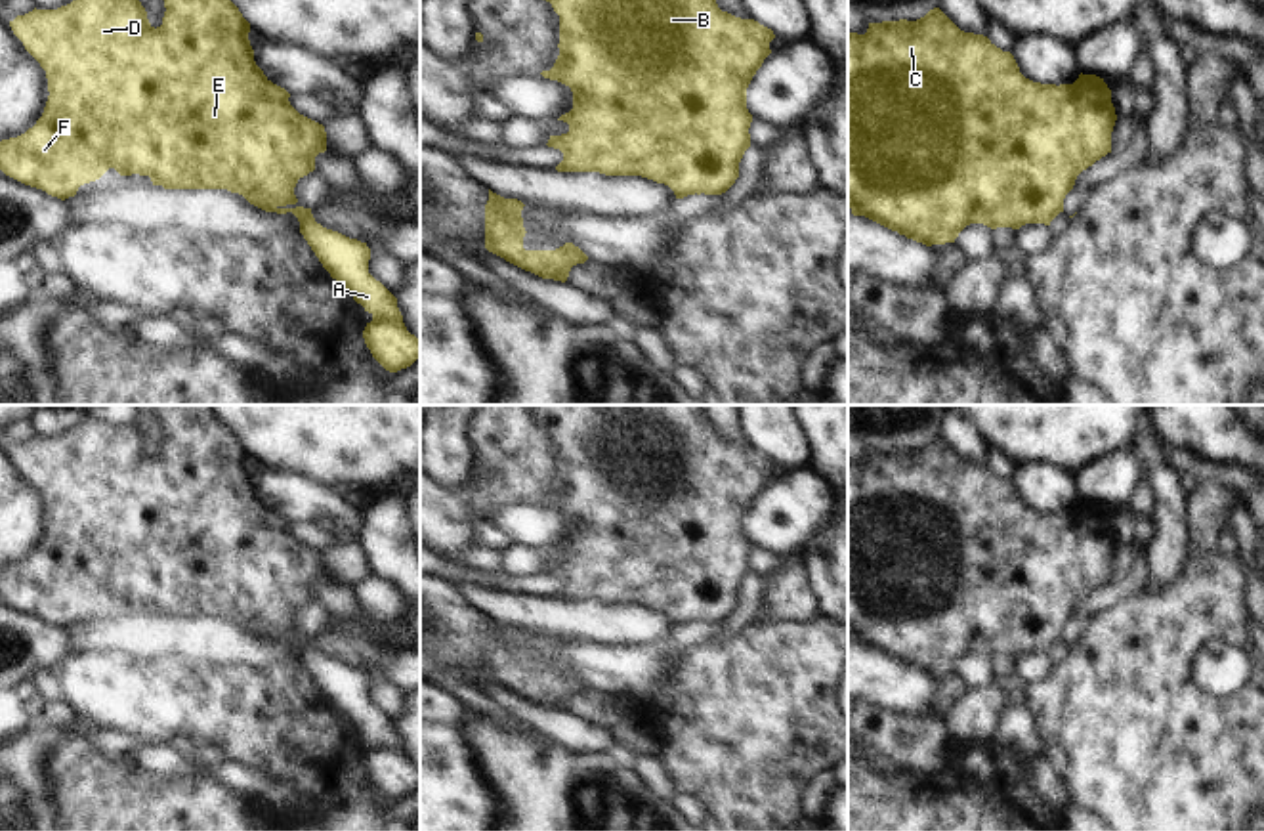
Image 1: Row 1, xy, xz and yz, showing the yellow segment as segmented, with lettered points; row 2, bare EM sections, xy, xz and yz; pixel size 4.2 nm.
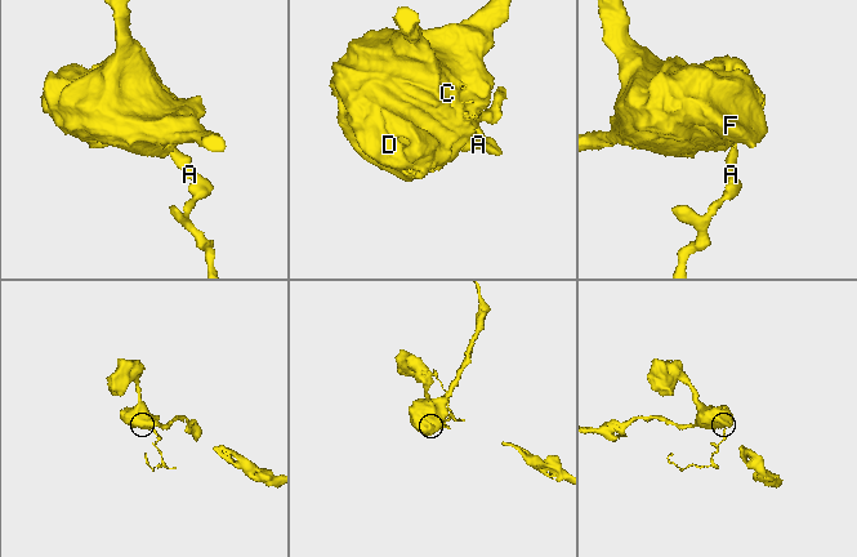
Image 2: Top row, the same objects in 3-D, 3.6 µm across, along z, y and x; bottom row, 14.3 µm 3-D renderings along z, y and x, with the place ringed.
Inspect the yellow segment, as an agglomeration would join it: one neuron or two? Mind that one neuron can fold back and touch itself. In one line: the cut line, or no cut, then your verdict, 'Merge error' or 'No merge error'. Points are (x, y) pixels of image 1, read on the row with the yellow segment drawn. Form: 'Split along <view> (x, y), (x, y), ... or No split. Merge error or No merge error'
Split along xy (279, 209), (272, 211). Merge error

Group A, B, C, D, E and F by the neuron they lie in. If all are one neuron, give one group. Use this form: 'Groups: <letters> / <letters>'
Groups: A / B C D E F

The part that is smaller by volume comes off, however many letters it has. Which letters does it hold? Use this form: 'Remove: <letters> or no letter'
Remove: A

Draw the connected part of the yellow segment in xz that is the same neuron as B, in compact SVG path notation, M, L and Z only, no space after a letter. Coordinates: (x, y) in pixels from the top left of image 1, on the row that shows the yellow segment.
M546 0L559 15L559 55L550 71L540 75L558 80L571 88L573 109L558 120L569 124L569 132L550 136L548 147L559 149L563 160L556 166L558 172L600 172L605 176L642 176L657 183L668 185L676 199L687 195L722 195L739 178L739 162L750 147L750 122L752 115L747 109L747 88L762 67L764 59L771 53L769 42L775 38L773 31L754 19L741 19L722 11L716 0Z

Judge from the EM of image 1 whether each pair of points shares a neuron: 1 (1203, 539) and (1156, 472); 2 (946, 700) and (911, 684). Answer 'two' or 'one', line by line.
1: two
2: two

